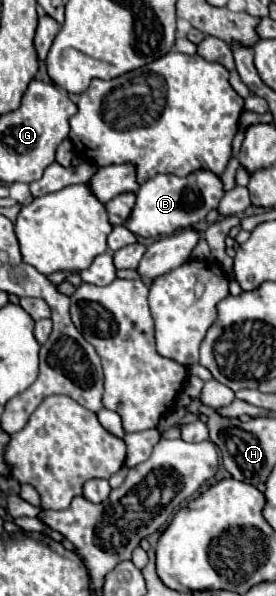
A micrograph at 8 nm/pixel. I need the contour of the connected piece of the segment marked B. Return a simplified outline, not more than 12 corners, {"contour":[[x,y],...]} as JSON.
{"contour":[[200,169],[156,175],[126,223],[158,237],[196,225],[224,197],[222,177]]}

